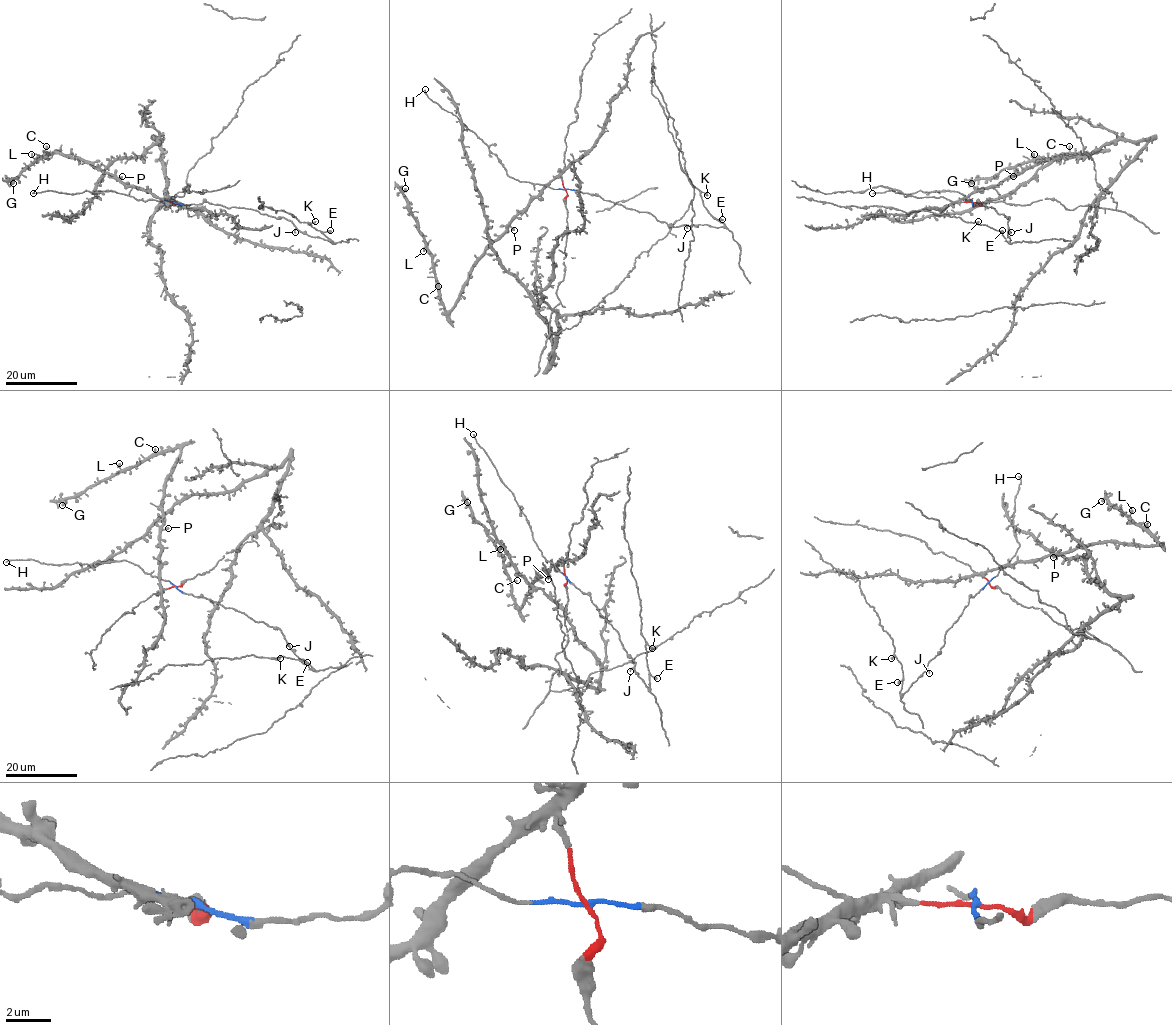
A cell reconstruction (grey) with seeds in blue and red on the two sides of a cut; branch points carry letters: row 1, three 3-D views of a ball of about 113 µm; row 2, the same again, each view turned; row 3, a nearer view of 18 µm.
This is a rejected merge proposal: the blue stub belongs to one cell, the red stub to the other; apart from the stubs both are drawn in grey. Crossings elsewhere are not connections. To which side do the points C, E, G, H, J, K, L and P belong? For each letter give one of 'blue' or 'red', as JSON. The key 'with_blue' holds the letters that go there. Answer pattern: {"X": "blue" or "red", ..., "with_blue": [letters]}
{"C": "red", "E": "blue", "G": "red", "H": "blue", "J": "blue", "K": "blue", "L": "red", "P": "red", "with_blue": ["E", "H", "J", "K"]}

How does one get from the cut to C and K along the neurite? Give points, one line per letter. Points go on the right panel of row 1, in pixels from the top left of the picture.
C: (973, 202), (960, 201), (1050, 159), (1094, 153), (1072, 153), (1069, 145)
K: (973, 202), (979, 202), (1010, 218), (1009, 241), (999, 231), (976, 224), (978, 221)

